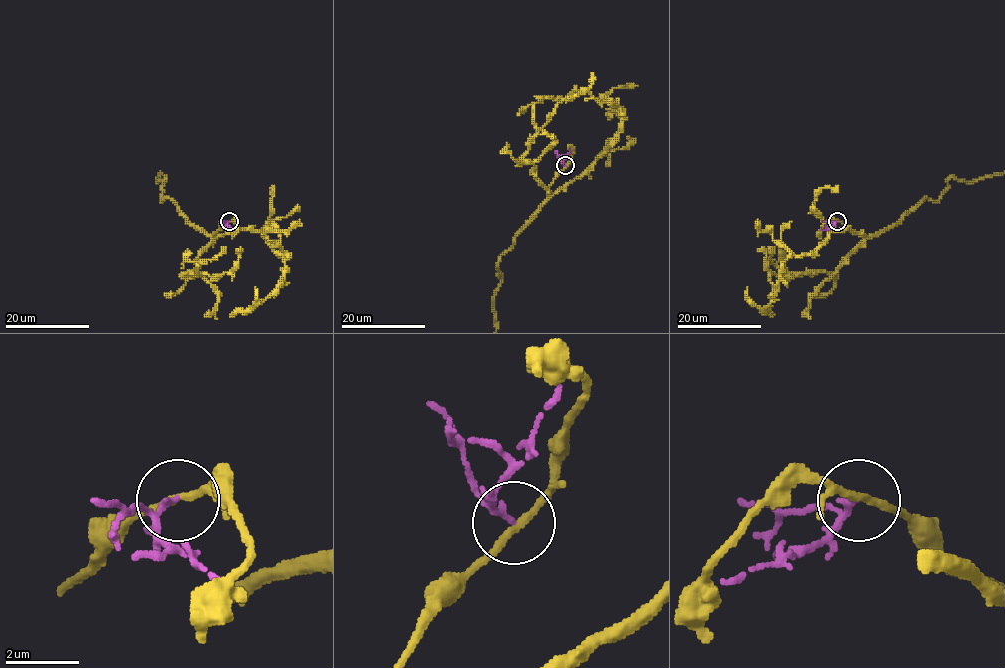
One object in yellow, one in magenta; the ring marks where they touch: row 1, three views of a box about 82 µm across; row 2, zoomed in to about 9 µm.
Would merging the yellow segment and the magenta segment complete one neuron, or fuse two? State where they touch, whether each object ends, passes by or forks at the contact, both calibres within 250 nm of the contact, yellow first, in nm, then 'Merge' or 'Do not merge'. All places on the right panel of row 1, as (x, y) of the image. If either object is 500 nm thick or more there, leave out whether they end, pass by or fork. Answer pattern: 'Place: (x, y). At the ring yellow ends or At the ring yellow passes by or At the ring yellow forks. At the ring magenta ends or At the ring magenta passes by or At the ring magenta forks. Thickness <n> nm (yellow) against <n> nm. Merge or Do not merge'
Place: (837, 221). At the ring yellow passes by. At the ring magenta passes by. Thickness 190 nm (yellow) against 130 nm. Do not merge

